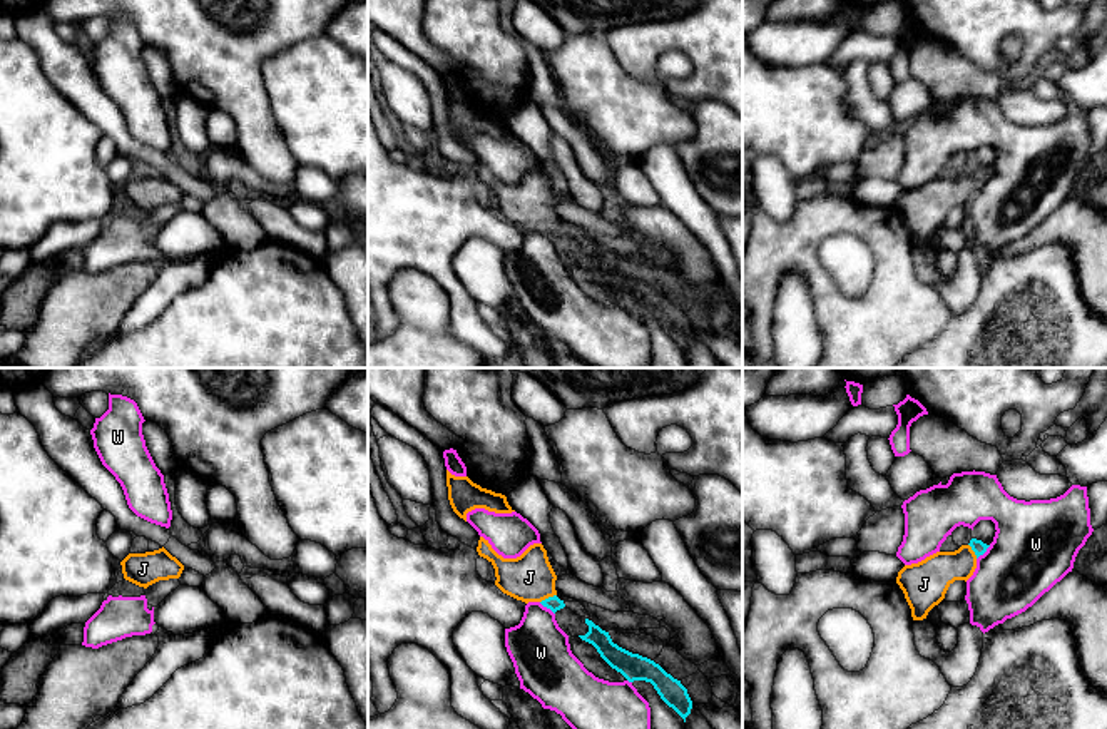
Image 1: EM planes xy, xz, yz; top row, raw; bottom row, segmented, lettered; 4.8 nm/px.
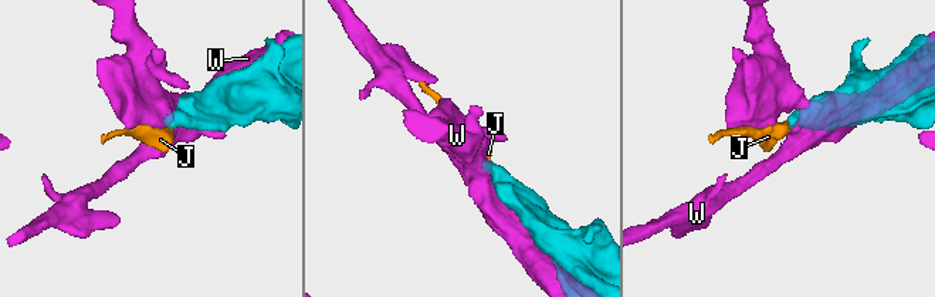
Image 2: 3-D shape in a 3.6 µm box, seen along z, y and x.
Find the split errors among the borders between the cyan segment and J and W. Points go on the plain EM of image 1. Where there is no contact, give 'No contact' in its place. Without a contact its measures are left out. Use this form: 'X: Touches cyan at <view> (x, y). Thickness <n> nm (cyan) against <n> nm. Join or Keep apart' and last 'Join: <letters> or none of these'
J: Touches cyan at xz (549, 223). Thickness 70 nm (cyan) against 220 nm. Join
W: Touches cyan at xz (547, 233). Thickness 70 nm (cyan) against 280 nm. Keep apart
Join: J

